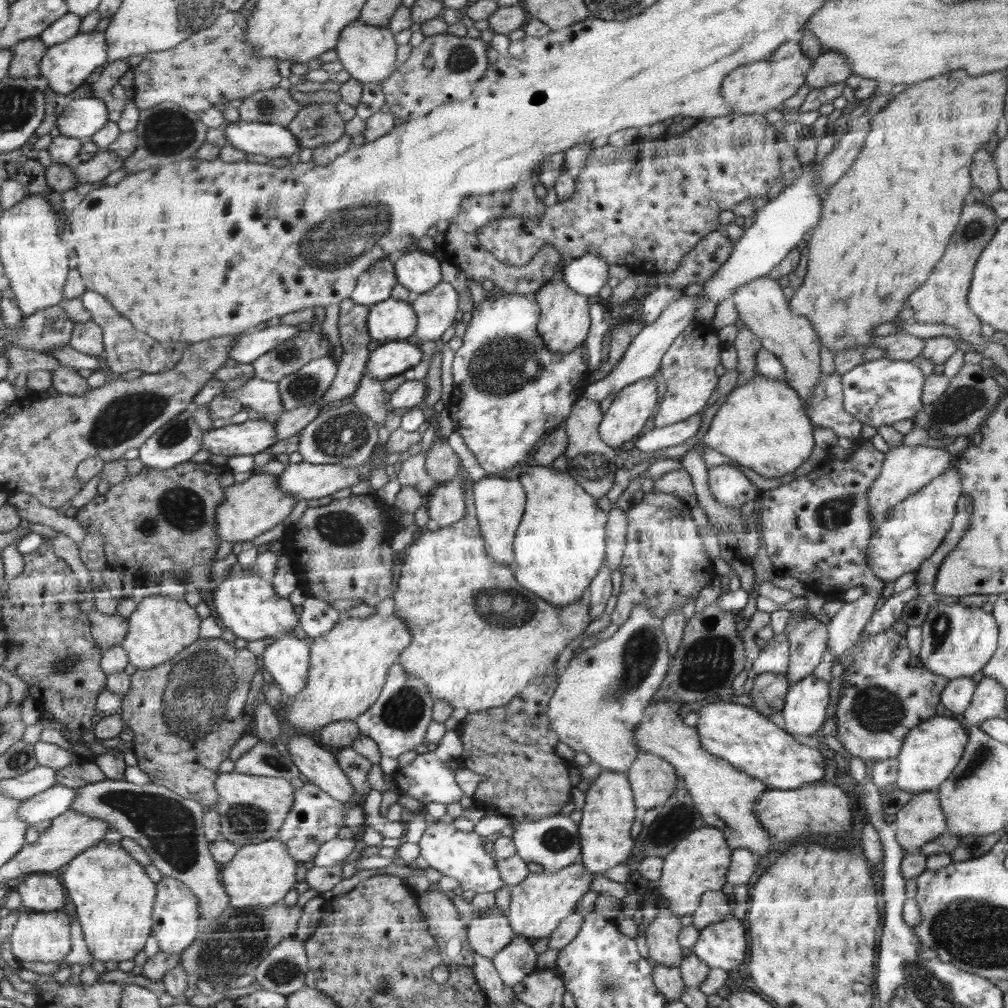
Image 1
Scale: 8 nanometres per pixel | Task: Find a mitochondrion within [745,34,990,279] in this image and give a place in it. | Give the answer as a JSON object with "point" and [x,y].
{"point":[975,227]}

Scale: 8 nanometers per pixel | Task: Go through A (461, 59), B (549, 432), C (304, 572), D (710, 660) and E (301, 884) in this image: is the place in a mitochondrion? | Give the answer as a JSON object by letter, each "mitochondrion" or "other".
{"A":"mitochondrion","B":"other","C":"other","D":"mitochondrion","E":"other"}

